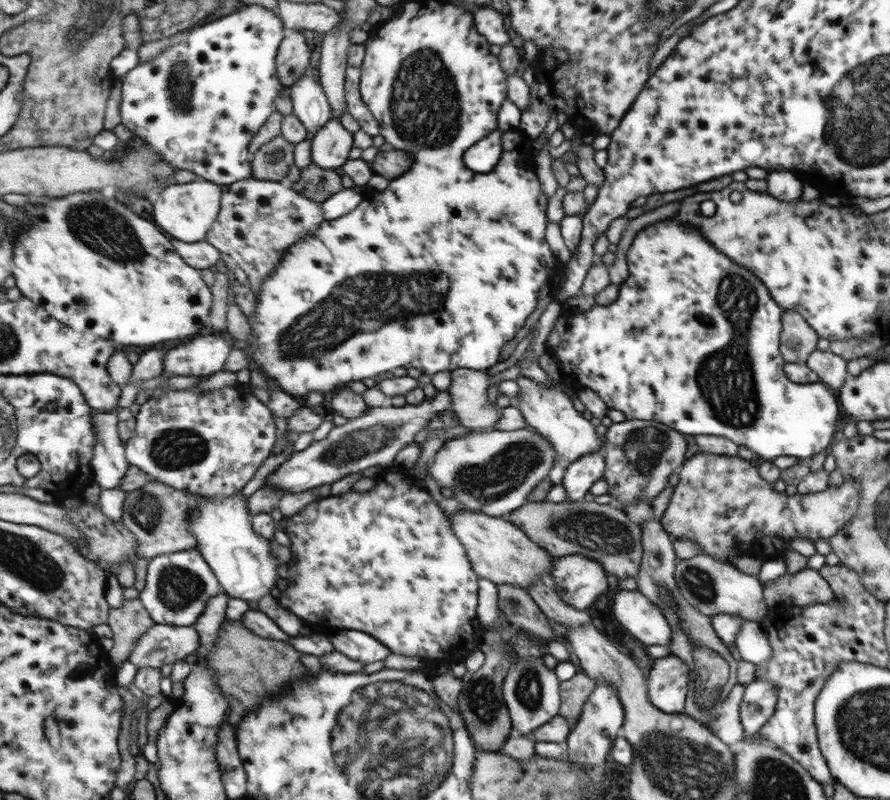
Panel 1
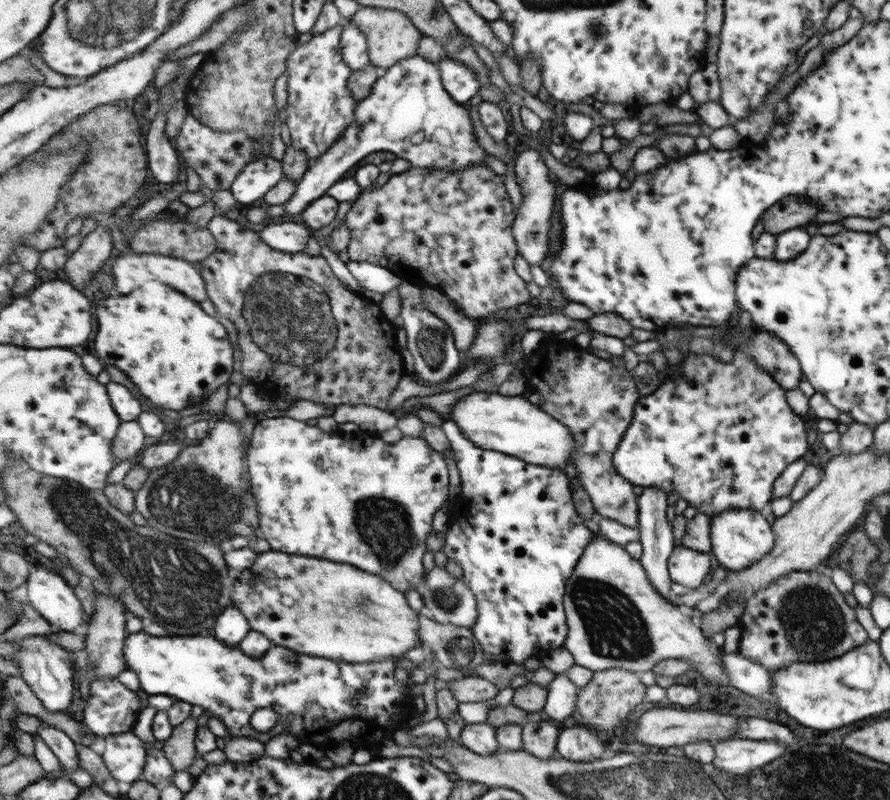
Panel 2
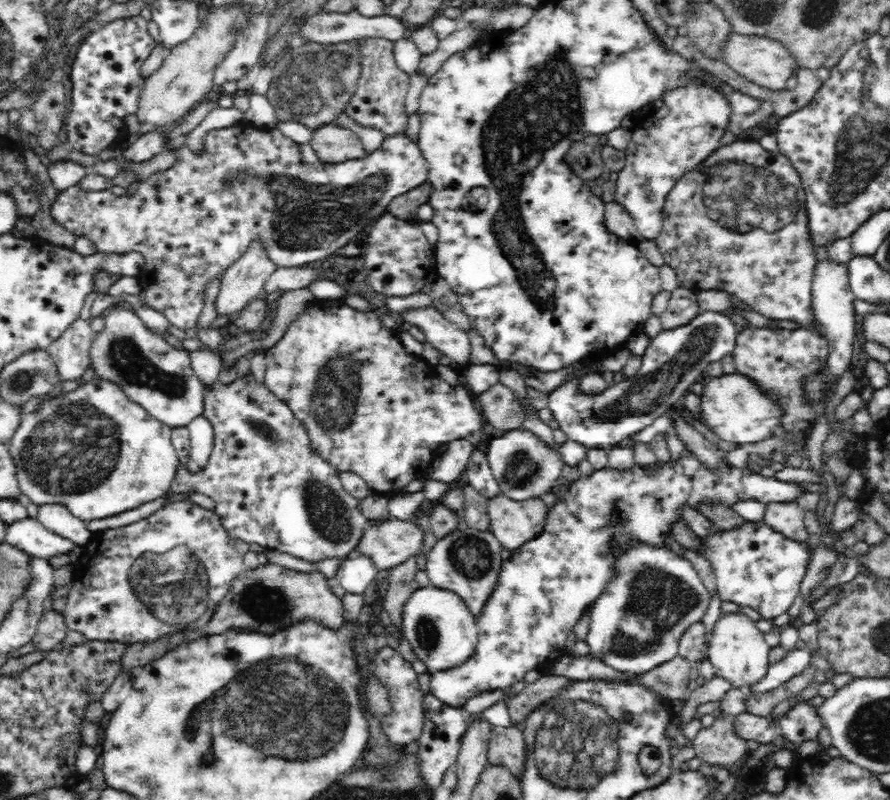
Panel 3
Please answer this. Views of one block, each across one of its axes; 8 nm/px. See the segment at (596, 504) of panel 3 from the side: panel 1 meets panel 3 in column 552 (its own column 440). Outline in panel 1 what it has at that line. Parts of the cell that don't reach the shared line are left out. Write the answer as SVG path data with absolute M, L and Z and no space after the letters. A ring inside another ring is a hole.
M390 468L382 475L377 475L374 488L368 492L356 492L354 490L347 494L325 497L318 499L299 513L292 515L288 522L286 534L292 542L292 559L288 562L293 568L296 568L298 576L292 580L292 575L286 576L285 584L290 584L287 591L280 592L277 596L278 602L282 607L298 614L302 620L308 618L308 614L318 614L326 618L330 624L348 628L348 630L360 630L376 640L385 644L394 654L403 654L404 656L419 656L423 662L430 660L449 661L451 663L463 661L470 652L480 647L480 636L477 632L477 607L478 607L478 579L479 575L475 572L474 566L470 566L470 558L467 556L467 549L463 542L456 537L452 525L452 514L446 514L436 500L428 494L426 490L420 490L420 487L414 483L414 478L408 474L406 468Z

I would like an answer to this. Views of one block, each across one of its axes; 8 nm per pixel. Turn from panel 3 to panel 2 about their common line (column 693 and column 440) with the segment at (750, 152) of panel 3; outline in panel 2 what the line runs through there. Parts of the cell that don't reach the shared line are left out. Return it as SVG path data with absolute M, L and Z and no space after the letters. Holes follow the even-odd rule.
M473 165L470 168L460 170L428 170L428 168L412 168L400 174L392 174L382 187L364 190L356 198L351 210L349 211L346 223L352 227L352 242L346 256L356 262L370 262L376 266L382 266L390 270L401 281L408 281L410 284L421 289L433 288L442 291L450 297L450 300L461 309L461 311L473 320L479 319L502 310L502 308L518 307L520 304L528 303L532 300L526 282L518 276L514 269L514 262L517 257L516 239L512 235L512 224L515 220L512 202L504 186L504 176L498 176L491 168L486 166Z

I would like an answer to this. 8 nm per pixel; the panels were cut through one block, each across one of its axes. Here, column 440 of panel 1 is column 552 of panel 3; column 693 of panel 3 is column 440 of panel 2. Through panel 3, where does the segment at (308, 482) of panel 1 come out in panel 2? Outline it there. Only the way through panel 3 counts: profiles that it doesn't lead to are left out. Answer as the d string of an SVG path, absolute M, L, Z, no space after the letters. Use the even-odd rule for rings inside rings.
M401 281L398 286L401 298L400 315L406 331L407 348L414 358L414 372L426 384L444 384L460 370L460 351L456 349L454 334L444 320L422 306L421 288Z

